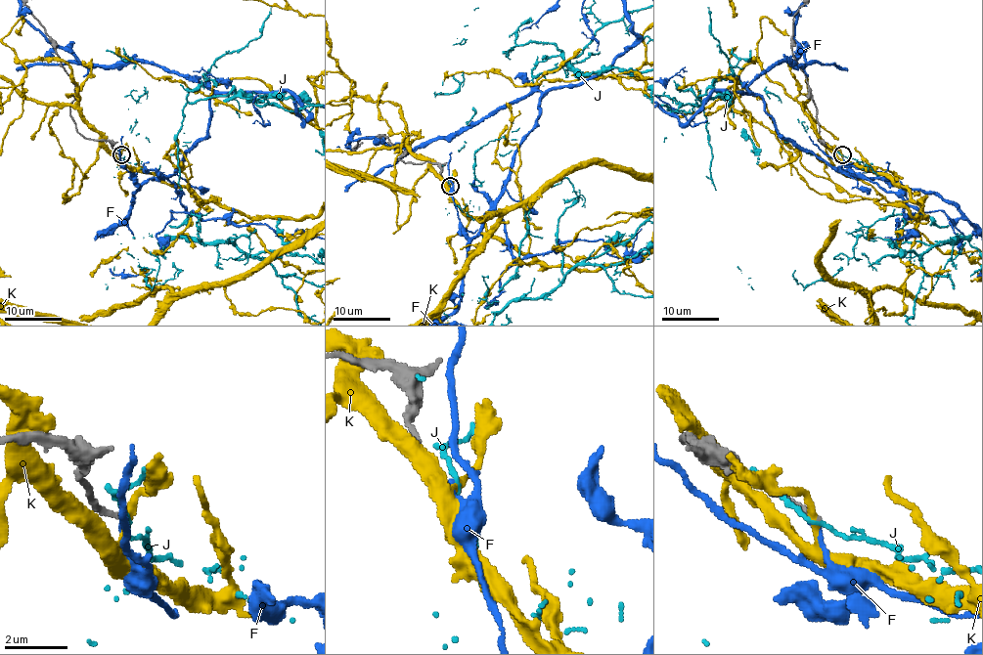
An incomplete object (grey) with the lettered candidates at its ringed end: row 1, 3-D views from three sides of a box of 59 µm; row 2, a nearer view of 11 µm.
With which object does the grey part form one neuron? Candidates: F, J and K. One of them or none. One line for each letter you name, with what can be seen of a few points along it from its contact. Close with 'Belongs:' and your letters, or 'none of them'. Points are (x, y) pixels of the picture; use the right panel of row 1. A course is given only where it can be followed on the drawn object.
Belongs: none of them

